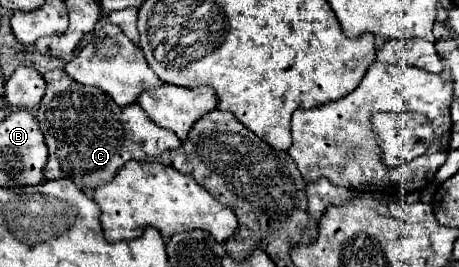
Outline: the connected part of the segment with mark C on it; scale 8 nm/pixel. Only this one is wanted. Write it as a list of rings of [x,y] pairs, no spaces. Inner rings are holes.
[[[49,70],[43,78],[47,88],[37,110],[37,122],[49,148],[49,158],[43,168],[47,180],[67,178],[79,190],[95,190],[113,180],[111,176],[129,160],[149,162],[181,146],[181,140],[171,130],[149,120],[139,104],[121,108],[103,90],[75,82],[65,70]]]

